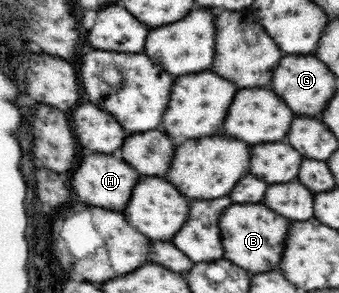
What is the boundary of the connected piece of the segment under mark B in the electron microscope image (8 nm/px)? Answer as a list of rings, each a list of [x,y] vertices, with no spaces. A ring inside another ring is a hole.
[[[245,203],[245,205],[231,205],[223,215],[219,217],[219,229],[221,229],[221,241],[225,247],[225,259],[231,259],[235,265],[253,271],[273,271],[279,267],[279,261],[283,257],[283,241],[287,235],[289,219],[283,219],[275,211],[267,209],[263,203]]]

